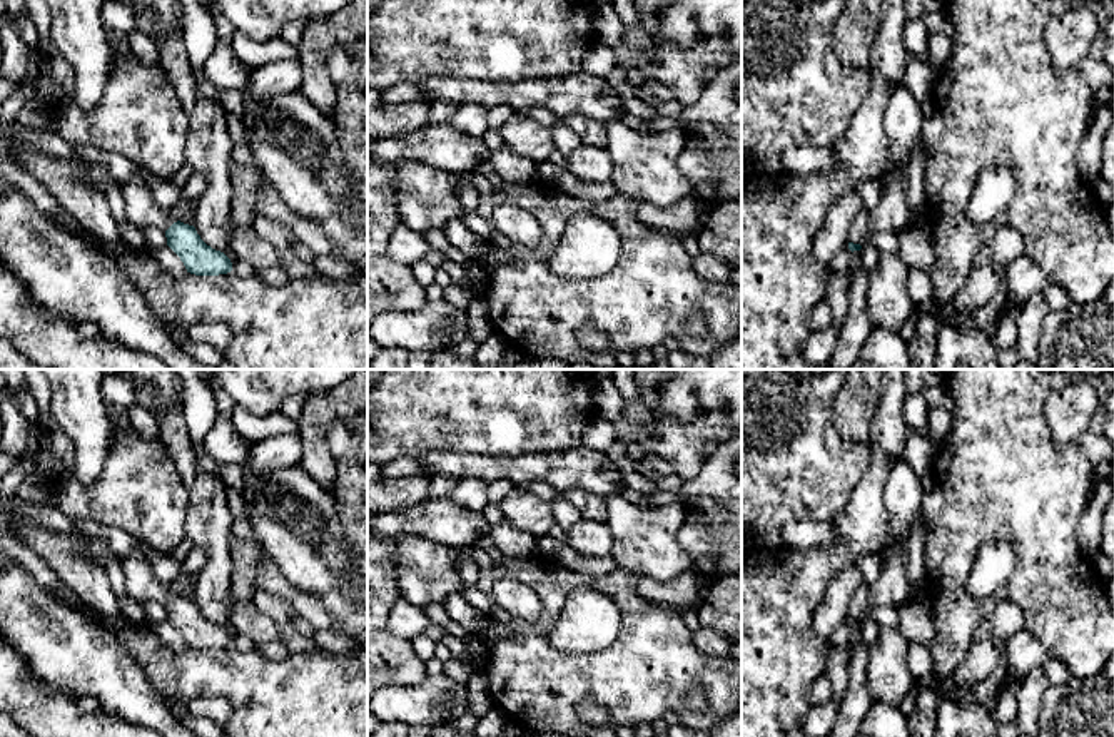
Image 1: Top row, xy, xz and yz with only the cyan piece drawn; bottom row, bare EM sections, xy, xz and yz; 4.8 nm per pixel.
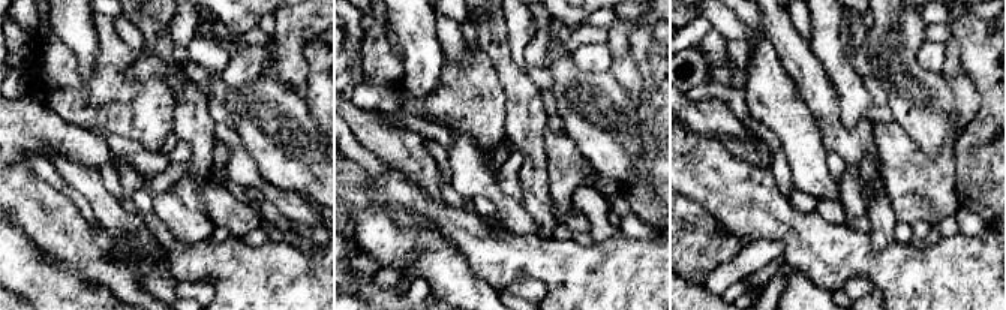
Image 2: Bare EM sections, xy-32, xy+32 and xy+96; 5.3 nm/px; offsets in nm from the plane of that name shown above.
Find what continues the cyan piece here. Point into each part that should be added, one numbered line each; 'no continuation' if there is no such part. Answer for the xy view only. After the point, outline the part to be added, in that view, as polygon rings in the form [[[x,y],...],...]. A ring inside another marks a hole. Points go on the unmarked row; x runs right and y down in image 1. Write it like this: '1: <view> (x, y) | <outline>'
1: xy (142, 585) | [[[140,541],[137,548],[122,558],[127,595],[139,603],[155,600],[167,605],[174,595],[170,593],[169,583],[154,575],[147,562],[147,548]]]

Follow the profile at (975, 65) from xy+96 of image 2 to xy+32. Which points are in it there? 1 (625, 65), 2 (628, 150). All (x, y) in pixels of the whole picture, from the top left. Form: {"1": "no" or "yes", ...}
{"1": "no", "2": "no"}

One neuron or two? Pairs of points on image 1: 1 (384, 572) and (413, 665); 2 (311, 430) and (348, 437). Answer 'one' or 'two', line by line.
1: one
2: two

